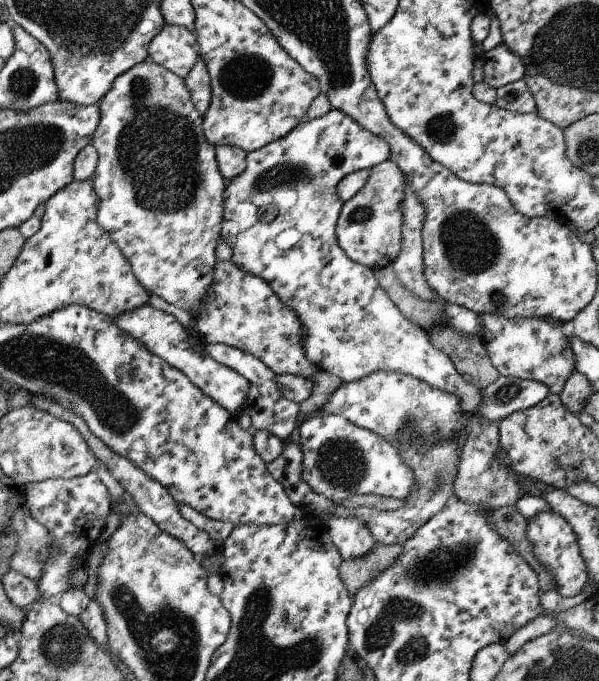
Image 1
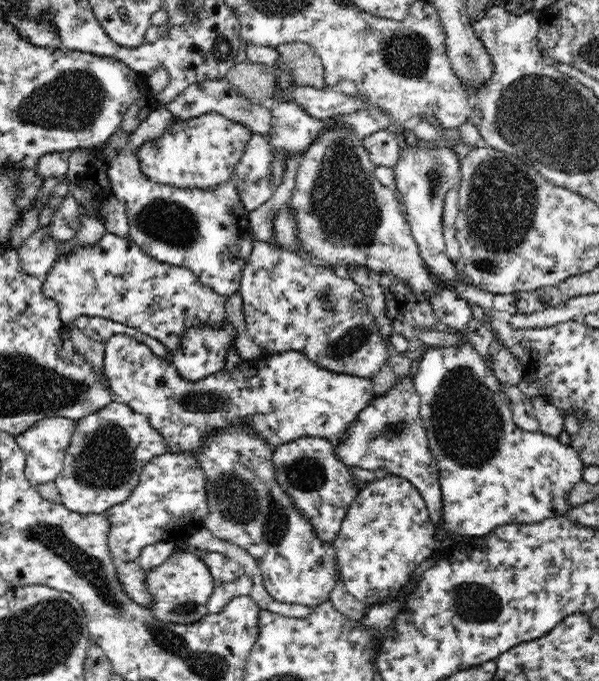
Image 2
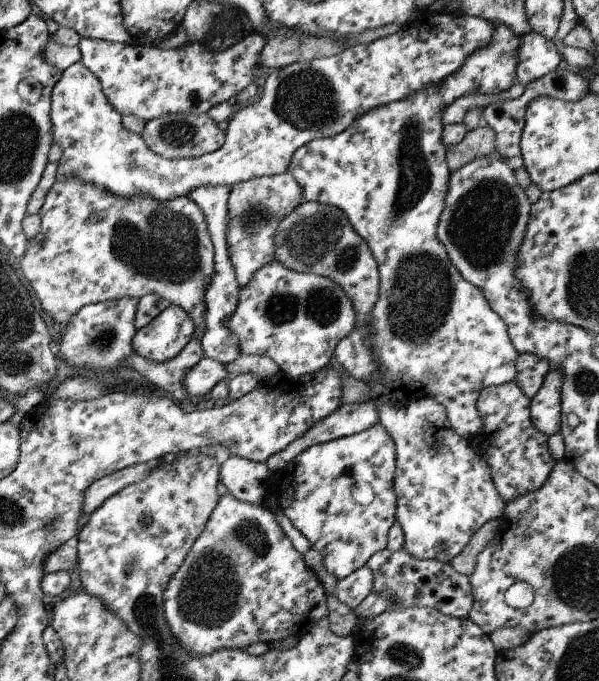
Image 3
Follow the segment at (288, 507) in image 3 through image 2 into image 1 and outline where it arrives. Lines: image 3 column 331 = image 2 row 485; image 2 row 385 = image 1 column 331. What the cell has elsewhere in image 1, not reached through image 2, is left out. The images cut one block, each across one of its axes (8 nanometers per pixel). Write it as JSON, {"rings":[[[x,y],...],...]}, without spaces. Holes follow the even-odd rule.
{"rings":[[[339,415],[313,416],[299,422],[299,450],[301,451],[301,480],[307,484],[315,494],[323,496],[333,503],[351,500],[354,495],[373,494],[377,496],[391,496],[405,500],[415,486],[413,472],[407,468],[403,458],[397,454],[395,446],[388,440],[370,430],[355,426]]]}

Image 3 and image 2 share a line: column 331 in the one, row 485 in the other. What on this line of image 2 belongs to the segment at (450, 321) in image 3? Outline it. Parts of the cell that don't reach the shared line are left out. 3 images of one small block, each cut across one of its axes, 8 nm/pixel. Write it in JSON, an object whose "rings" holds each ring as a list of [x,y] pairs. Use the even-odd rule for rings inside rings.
{"rings":[[[411,375],[399,378],[386,392],[375,396],[370,404],[358,412],[358,417],[346,428],[346,432],[338,442],[333,442],[334,456],[345,465],[346,468],[362,468],[362,470],[385,470],[388,475],[403,478],[412,484],[421,494],[430,520],[437,523],[440,518],[442,506],[441,488],[439,483],[439,470],[437,462],[433,458],[429,447],[429,440],[424,428],[419,410],[421,396],[416,392],[415,384]],[[167,450],[164,454],[150,460],[143,468],[138,484],[127,497],[122,504],[114,504],[104,512],[110,523],[108,546],[112,556],[120,562],[128,563],[136,560],[142,548],[157,542],[175,544],[177,541],[187,541],[196,530],[205,528],[206,516],[210,514],[206,492],[206,473],[197,462],[196,455],[186,451],[174,453]]]}

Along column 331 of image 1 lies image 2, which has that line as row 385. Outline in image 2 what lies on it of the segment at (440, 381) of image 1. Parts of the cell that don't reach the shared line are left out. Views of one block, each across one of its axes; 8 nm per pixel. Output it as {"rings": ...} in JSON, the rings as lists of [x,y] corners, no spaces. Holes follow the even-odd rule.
{"rings":[[[119,334],[111,336],[108,340],[105,340],[104,345],[104,362],[102,363],[102,367],[104,367],[103,375],[107,378],[110,390],[114,394],[113,400],[128,405],[134,412],[146,415],[150,425],[164,437],[167,450],[174,453],[178,451],[186,451],[187,453],[196,455],[197,448],[201,446],[201,438],[205,437],[206,433],[217,431],[220,427],[225,427],[226,425],[232,427],[231,424],[237,423],[238,421],[246,421],[246,423],[250,423],[250,427],[252,427],[258,435],[262,435],[266,443],[270,443],[274,448],[279,444],[284,444],[303,436],[318,436],[327,438],[331,442],[338,442],[346,432],[346,428],[349,427],[349,424],[353,423],[353,420],[356,420],[358,412],[363,408],[366,408],[370,404],[370,401],[375,397],[374,381],[370,377],[352,376],[350,373],[334,372],[327,370],[326,368],[321,368],[318,364],[315,364],[310,360],[310,358],[307,358],[304,353],[298,351],[288,351],[274,355],[269,354],[266,357],[261,357],[254,361],[245,361],[244,364],[242,364],[242,368],[234,372],[234,374],[226,374],[225,372],[220,371],[211,374],[210,376],[205,376],[202,380],[186,382],[186,380],[176,372],[174,364],[172,364],[169,359],[155,356],[151,351],[151,348],[142,344],[142,341],[139,341],[138,339],[125,334]]]}

